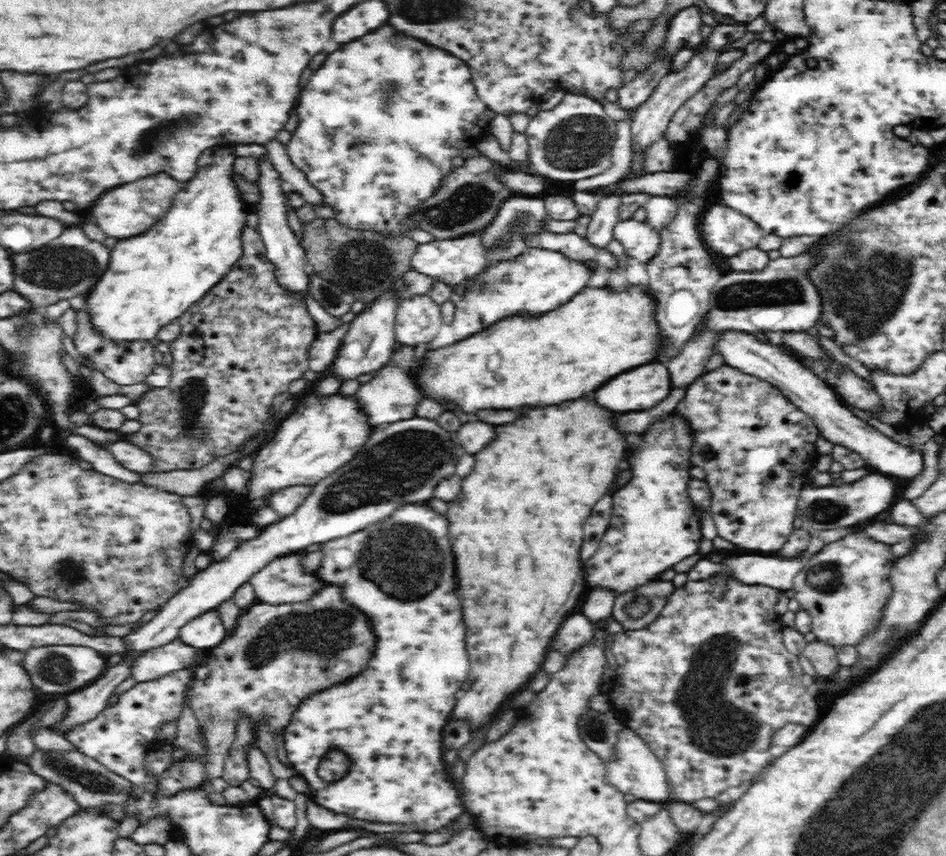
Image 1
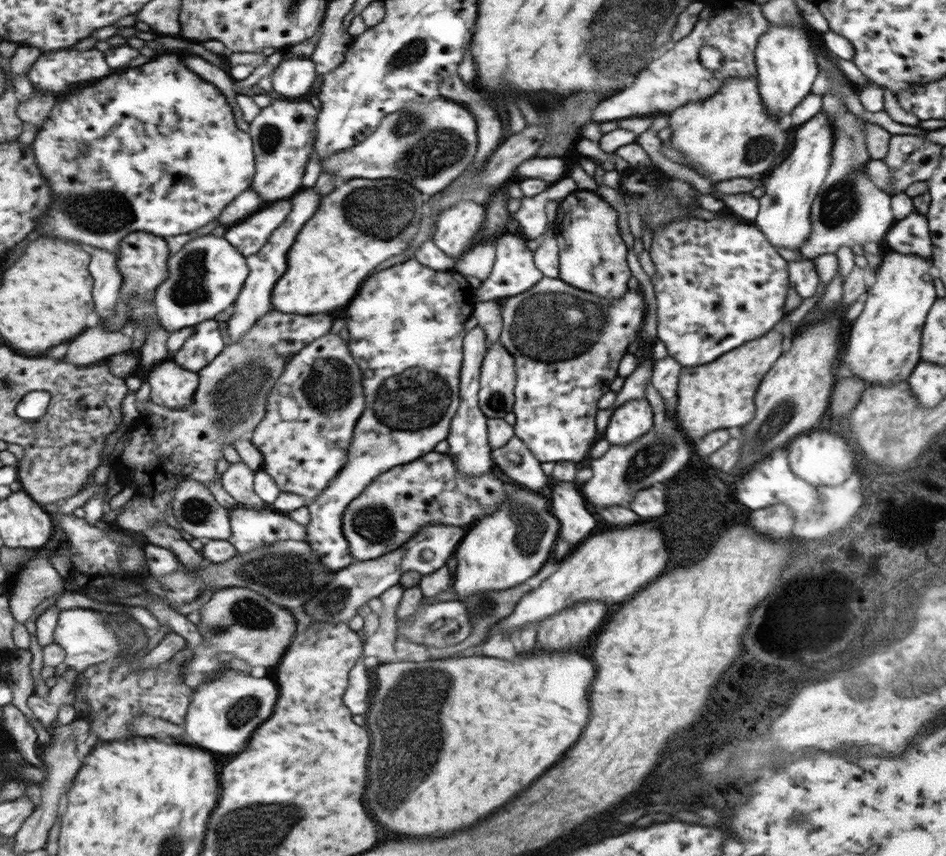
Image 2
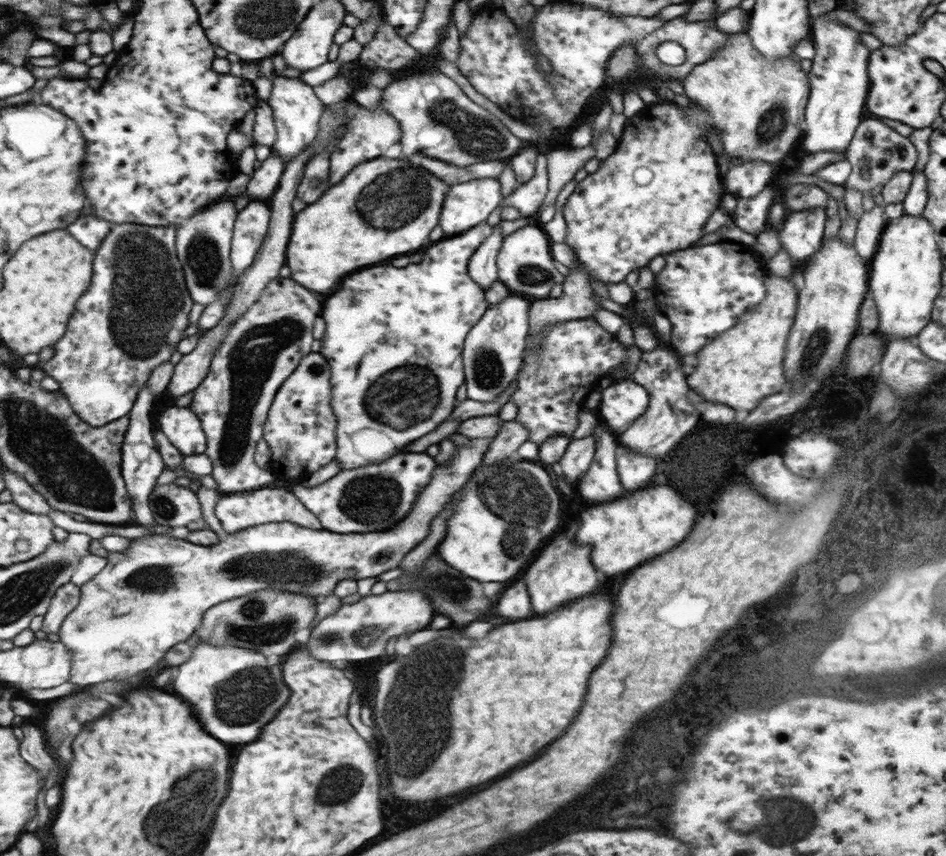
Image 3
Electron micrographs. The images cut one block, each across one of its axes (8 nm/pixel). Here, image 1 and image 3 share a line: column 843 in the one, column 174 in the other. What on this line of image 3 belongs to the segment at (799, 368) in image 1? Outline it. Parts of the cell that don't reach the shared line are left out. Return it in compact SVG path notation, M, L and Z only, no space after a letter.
M190 406L168 407L160 416L160 428L183 454L200 455L208 451L209 436L202 417Z

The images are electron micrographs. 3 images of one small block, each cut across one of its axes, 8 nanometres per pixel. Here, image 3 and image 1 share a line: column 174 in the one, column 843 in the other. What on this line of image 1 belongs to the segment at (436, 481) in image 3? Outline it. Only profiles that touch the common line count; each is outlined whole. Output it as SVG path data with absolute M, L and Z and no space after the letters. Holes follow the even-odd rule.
M851 531L825 545L811 558L806 569L794 577L793 589L800 607L812 617L811 631L815 640L834 649L857 647L870 635L876 635L886 618L885 608L893 591L890 577L896 561L889 544L863 531ZM818 564L826 564L826 568Z

